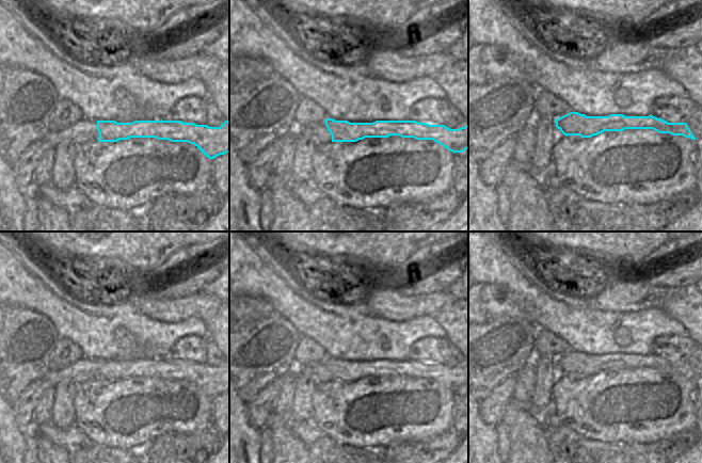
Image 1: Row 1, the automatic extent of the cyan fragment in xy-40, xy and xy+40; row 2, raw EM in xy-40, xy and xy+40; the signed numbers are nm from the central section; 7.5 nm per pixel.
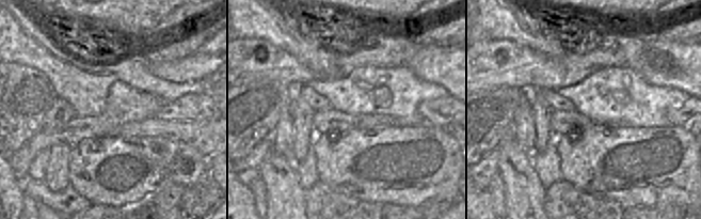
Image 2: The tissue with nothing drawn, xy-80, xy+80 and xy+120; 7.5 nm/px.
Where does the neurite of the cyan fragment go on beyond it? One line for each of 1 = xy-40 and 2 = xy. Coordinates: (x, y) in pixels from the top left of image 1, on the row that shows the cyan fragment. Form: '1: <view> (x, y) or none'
1: none
2: none

